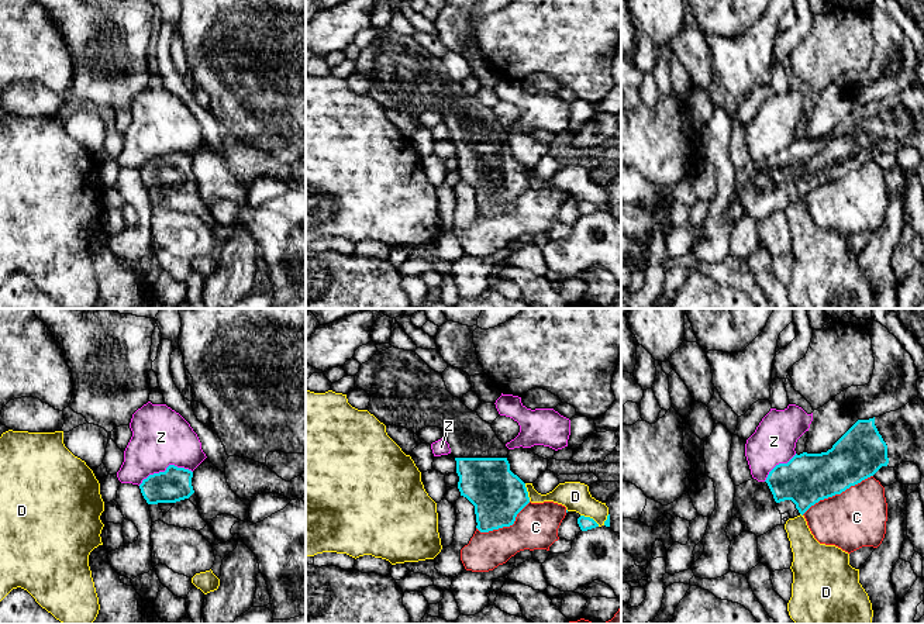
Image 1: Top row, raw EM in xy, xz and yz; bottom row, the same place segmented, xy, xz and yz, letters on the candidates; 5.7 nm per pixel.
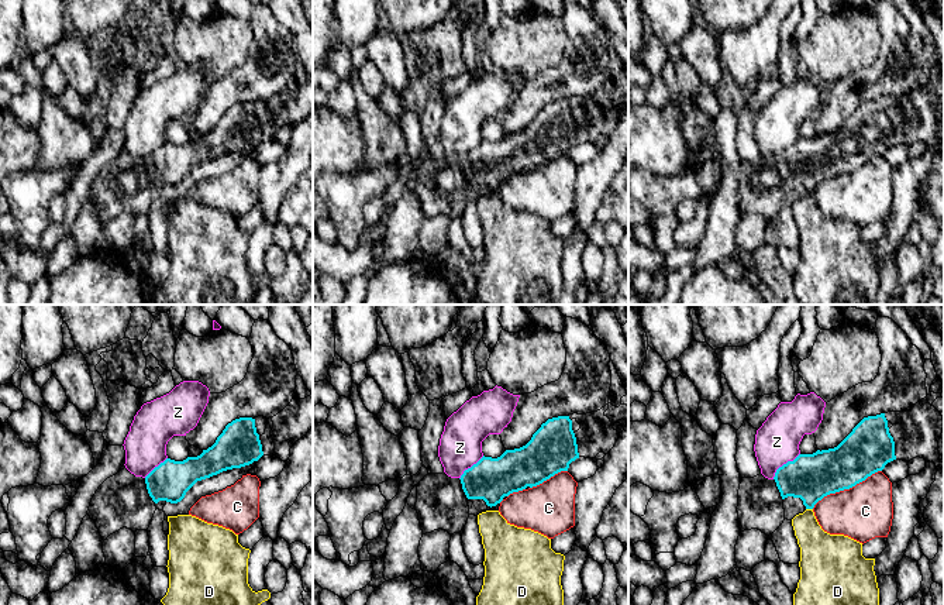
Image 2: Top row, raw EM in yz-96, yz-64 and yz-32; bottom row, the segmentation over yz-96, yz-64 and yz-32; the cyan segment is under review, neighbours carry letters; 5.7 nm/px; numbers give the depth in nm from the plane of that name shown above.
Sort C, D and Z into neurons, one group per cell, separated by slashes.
C / D / Z

